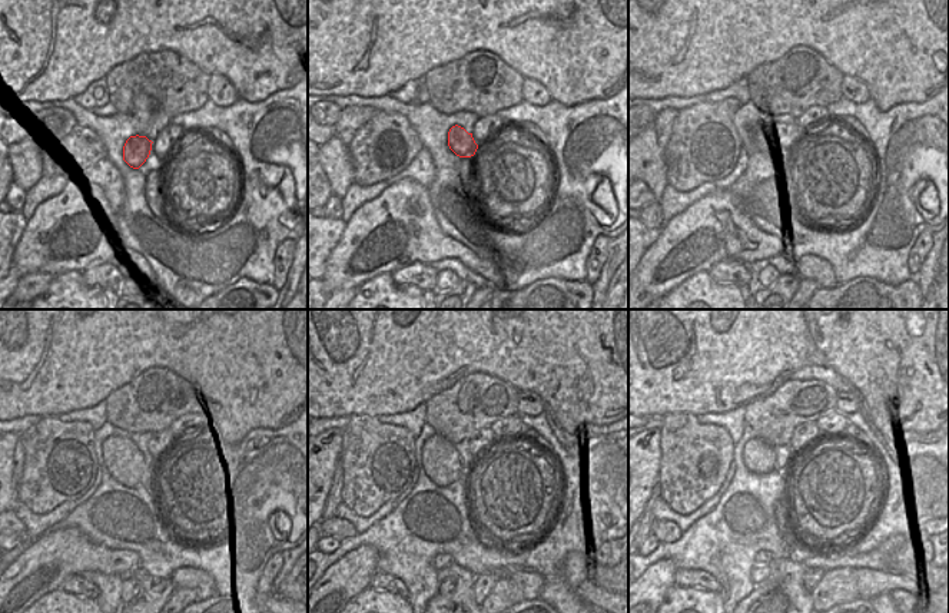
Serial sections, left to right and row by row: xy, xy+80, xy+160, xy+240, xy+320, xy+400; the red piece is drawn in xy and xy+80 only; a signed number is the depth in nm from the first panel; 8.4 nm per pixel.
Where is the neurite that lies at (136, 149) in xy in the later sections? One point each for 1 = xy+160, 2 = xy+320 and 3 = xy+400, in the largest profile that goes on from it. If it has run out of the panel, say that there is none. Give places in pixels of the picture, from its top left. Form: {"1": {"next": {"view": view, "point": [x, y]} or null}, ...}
{"1": {"next": {"view": "xy+160", "point": [789, 135]}}, "2": {"next": {"view": "xy+320", "point": [484, 438]}}, "3": {"next": {"view": "xy+400", "point": [806, 433]}}}

